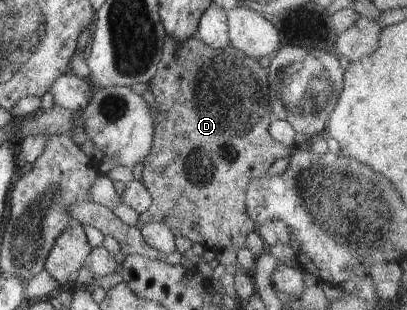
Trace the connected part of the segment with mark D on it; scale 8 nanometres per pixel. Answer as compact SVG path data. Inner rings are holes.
M166 34L164 39L162 56L158 63L156 74L152 77L149 83L149 89L153 91L156 97L157 106L152 109L154 117L154 138L151 146L151 151L147 154L147 157L142 161L143 171L142 179L143 185L147 188L147 191L151 194L152 204L149 209L146 209L140 214L138 223L139 226L149 222L159 222L165 224L172 232L173 235L178 238L179 236L185 236L190 239L193 244L204 245L206 249L214 252L215 254L222 251L238 251L238 249L245 248L245 239L250 231L256 231L256 223L244 214L246 205L246 191L249 182L253 178L259 178L265 175L265 172L274 161L277 161L281 157L290 157L293 149L288 148L286 145L279 143L276 139L273 139L269 133L268 127L272 122L273 117L271 115L271 105L269 105L269 89L267 89L267 77L265 77L265 69L255 61L245 55L242 51L235 49L233 46L226 47L225 49L213 49L208 45L205 45L200 39L197 39L194 35L187 38L184 42L178 42L174 40L169 34Z

